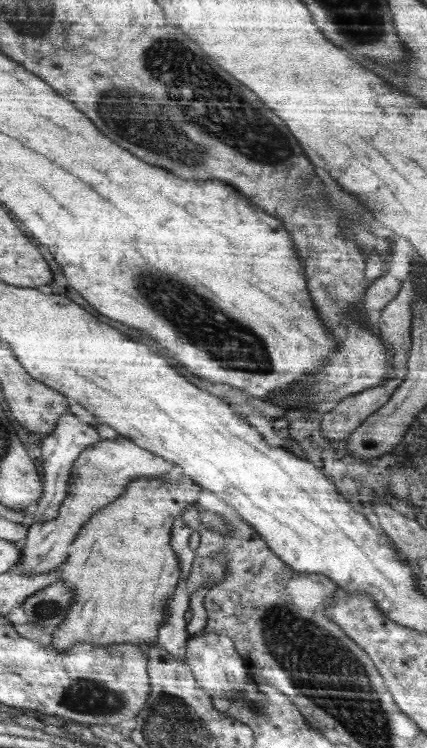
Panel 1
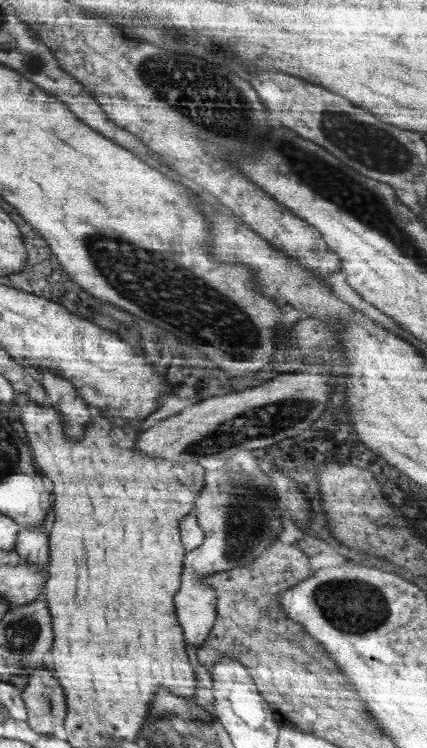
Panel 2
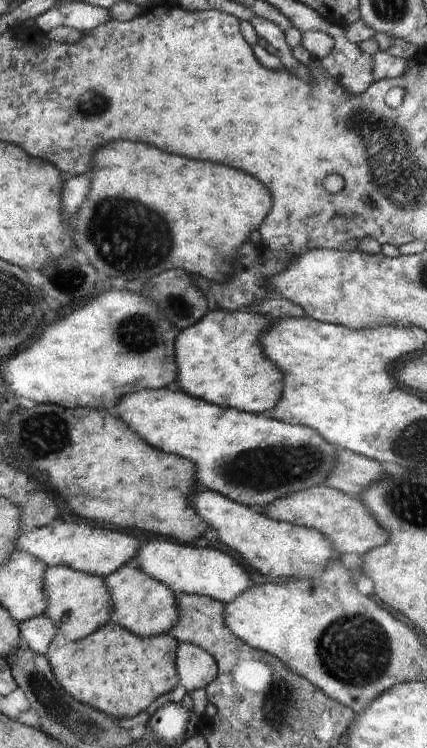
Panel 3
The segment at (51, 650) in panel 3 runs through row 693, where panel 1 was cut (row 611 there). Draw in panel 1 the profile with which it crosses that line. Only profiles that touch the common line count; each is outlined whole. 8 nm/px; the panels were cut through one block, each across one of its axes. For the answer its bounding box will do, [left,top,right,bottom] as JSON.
[52,473,203,654]

